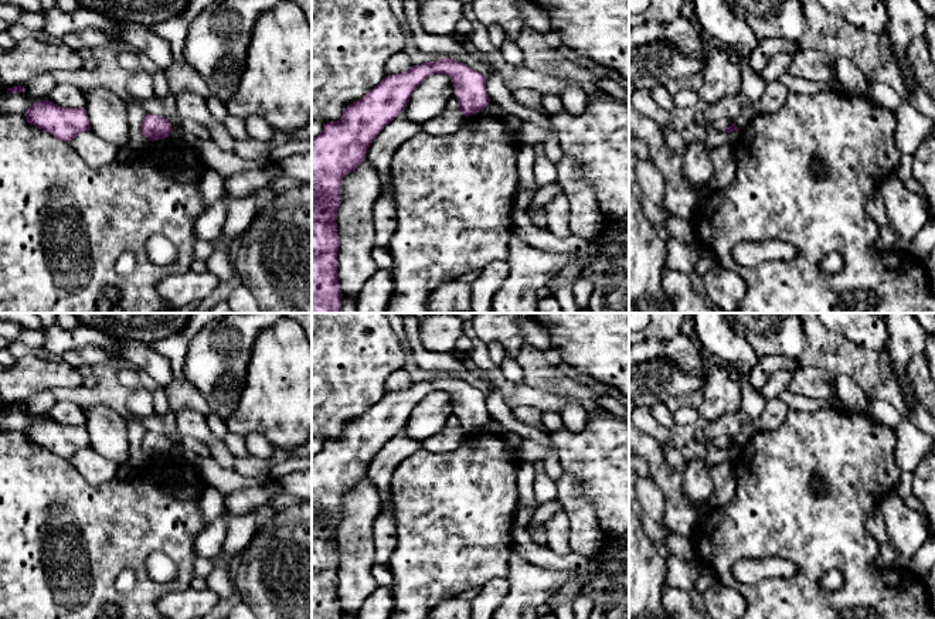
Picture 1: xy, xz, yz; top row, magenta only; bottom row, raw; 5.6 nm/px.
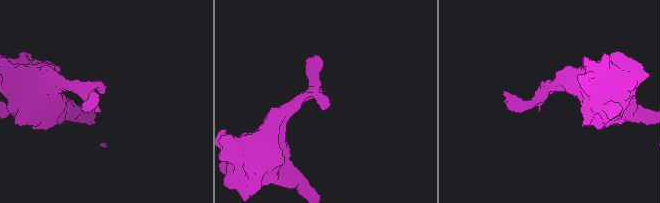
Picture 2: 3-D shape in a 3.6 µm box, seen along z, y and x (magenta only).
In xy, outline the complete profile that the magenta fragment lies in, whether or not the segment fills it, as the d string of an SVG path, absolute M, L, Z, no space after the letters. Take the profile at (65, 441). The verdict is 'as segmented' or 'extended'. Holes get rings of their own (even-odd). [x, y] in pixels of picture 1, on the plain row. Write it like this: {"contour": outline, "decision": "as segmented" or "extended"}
{"contour": "M35 418L24 433L28 441L64 459L71 459L81 449L91 448L84 425L62 425L51 418Z", "decision": "as segmented"}

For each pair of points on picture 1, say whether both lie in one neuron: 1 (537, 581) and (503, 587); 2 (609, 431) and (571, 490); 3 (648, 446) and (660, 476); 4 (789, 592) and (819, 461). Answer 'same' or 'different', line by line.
1: different
2: different
3: same
4: same

